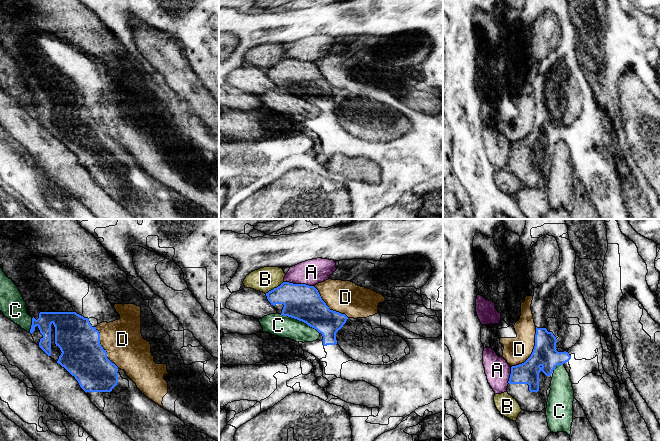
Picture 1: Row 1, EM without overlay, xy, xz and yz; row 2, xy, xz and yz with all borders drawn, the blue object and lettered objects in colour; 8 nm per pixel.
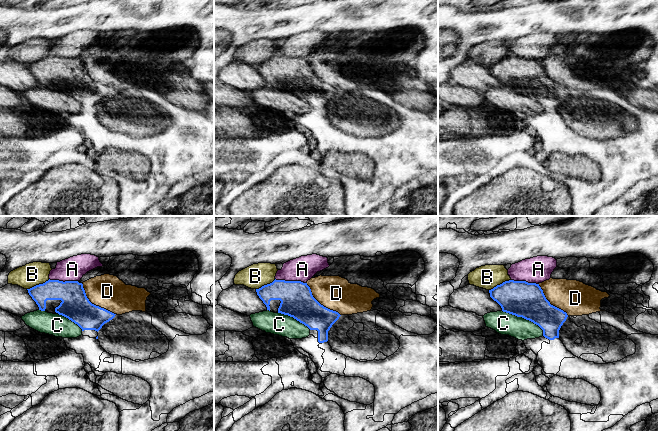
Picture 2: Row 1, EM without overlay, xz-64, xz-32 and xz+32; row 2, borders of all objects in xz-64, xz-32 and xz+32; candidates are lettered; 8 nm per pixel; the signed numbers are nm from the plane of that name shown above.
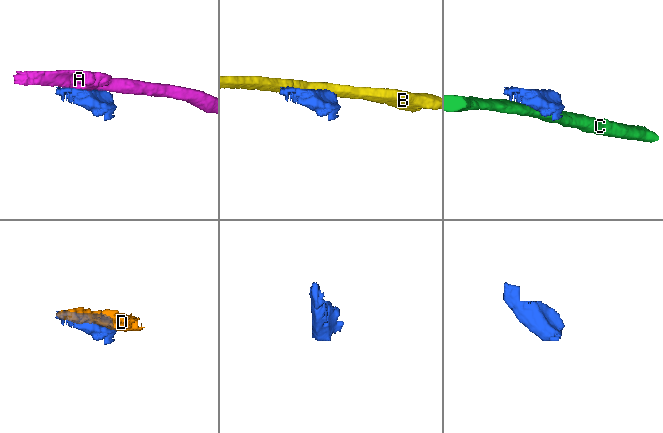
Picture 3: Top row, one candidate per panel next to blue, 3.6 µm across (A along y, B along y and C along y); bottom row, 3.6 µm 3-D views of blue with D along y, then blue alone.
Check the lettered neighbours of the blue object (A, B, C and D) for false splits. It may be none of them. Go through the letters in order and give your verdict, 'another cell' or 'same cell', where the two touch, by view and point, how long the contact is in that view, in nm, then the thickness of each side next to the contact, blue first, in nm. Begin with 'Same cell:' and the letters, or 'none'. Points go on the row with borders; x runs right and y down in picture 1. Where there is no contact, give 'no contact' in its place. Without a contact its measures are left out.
Same cell: none
A: another cell; contact xz (299, 284); length 240 nm; calibres 280 and 200 nm
B: another cell; contact xz (274, 288); length 180 nm; calibres 280 and 190 nm
C: another cell; contact xz (300, 320); length 360 nm; calibres 280 and 180 nm
D: another cell; contact yz (533, 351); length 380 nm; calibres 200 and 220 nm

